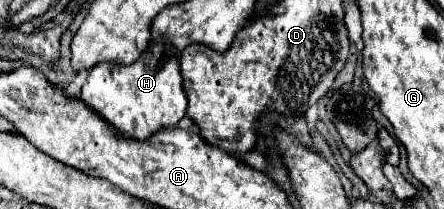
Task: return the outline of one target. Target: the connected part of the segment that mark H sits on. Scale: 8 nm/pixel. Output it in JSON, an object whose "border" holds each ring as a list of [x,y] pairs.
{"border":[[[151,41],[149,49],[133,65],[95,65],[95,69],[89,69],[89,77],[81,89],[81,99],[115,125],[115,129],[131,137],[135,133],[137,139],[147,139],[161,127],[177,125],[187,111],[181,63],[177,53],[169,53],[169,57],[163,55],[165,49]]]}

